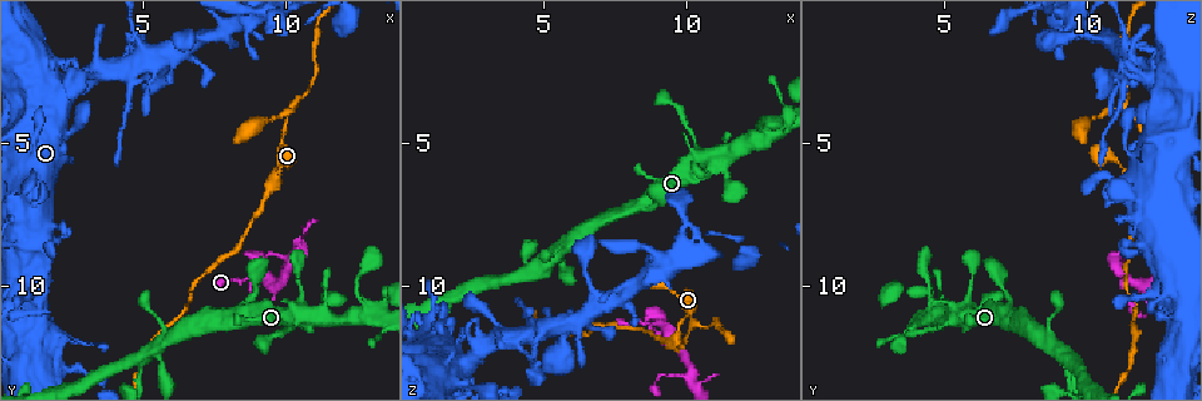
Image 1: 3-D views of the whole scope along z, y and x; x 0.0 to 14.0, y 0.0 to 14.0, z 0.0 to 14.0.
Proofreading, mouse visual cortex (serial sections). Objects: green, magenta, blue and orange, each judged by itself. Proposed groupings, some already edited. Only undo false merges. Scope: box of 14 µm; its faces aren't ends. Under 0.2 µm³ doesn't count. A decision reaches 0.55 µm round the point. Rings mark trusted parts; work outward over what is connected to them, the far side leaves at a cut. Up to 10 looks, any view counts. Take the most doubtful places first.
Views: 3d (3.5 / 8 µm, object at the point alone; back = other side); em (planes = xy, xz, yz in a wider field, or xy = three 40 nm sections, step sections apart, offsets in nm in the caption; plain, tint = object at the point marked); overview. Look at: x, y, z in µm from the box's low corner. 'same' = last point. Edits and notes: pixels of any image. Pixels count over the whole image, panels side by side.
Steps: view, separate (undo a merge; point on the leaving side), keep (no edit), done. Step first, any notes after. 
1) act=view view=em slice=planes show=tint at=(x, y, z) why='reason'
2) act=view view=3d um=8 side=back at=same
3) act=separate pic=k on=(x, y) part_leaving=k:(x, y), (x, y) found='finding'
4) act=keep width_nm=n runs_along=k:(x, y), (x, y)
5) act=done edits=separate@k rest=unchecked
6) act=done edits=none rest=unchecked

act=view view=3d um=3.5 at=(5.0, 12.8, 9.5) why='side arm on a straight run'

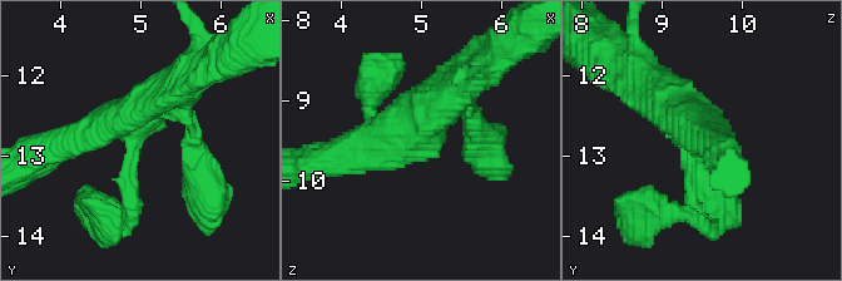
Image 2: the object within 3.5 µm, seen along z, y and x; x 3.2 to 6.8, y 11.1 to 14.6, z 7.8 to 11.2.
act=view view=em slice=xy step=1 show=tint at=(4.95, 12.80, 9.35) why='now the EM'

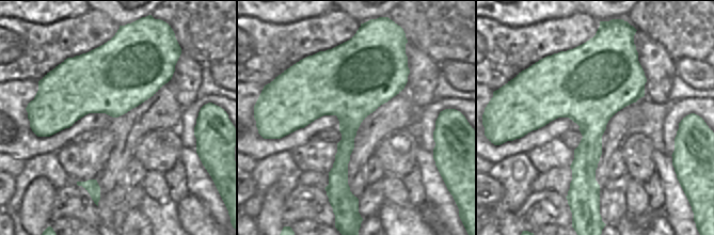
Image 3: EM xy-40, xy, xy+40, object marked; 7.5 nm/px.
act=keep arm_widths_nm=150,400,500 runs_along=2:(464, 82), (410, 131), (333, 156) found='one cell here'

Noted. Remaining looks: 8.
act=view view=3d um=8 at=(5.0, 1.7, 11.5) why='thin arm on a thick one'

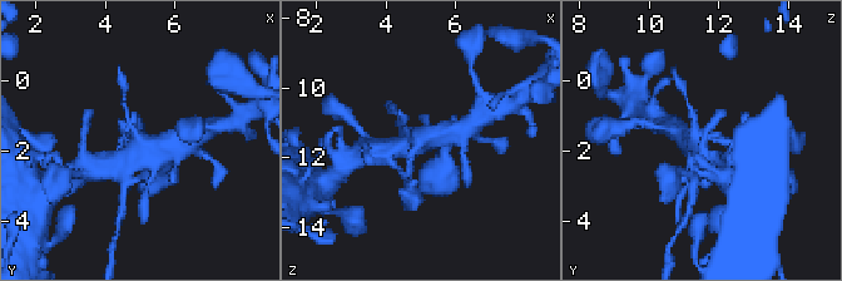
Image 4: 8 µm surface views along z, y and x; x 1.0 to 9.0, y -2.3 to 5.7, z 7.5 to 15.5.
act=view view=em slice=xy step=5 show=tint at=(5.0, 1.7, 11.5)

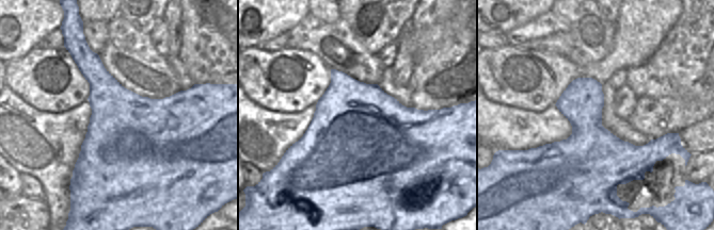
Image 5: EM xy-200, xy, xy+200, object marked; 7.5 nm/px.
act=keep runs_along=4:(113, 166), (178, 142) found='one cell here'

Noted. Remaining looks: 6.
act=view view=3d um=3.5 at=(9.5, 6.1, 11.8) why='arms part here'

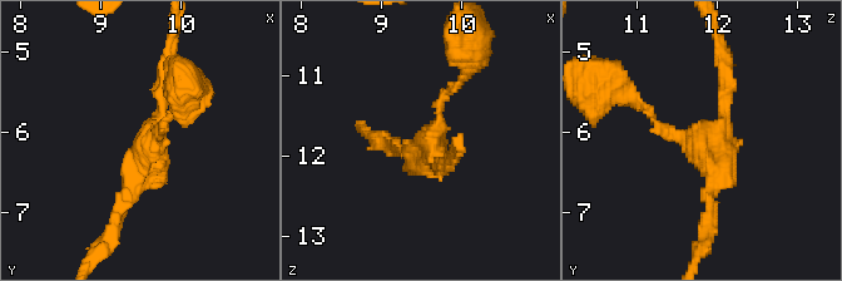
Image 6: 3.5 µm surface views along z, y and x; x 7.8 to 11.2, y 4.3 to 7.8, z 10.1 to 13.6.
act=view view=em slice=xy step=1 show=tint at=(9.60, 6.20, 11.80) arms=3 arm_widths_nm=150,200,200

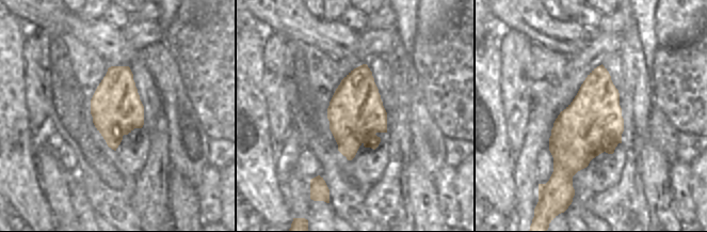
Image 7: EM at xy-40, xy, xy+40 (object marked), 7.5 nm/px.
act=keep runs_along=6:(461, 80), (439, 103), (430, 138), (442, 164) found='one cell here'

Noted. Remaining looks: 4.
act=view view=3d um=3.5 at=(10.1, 3.7, 11.4) why='thin neck'

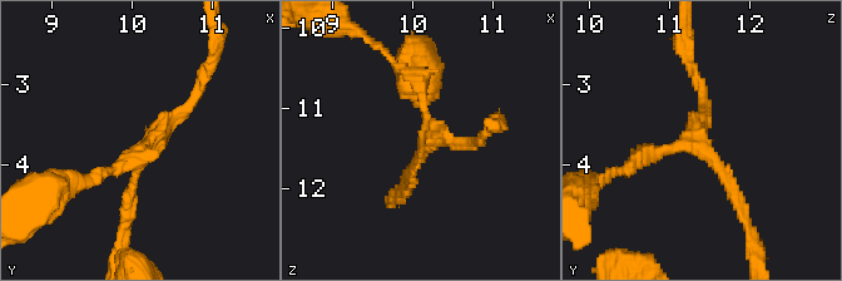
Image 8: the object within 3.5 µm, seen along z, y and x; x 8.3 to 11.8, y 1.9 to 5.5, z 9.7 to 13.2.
act=view view=em slice=planes show=tint at=(10.20, 3.80, 11.40) arms=3 arm_widths_nm=150,150,200 why='need the tissue'

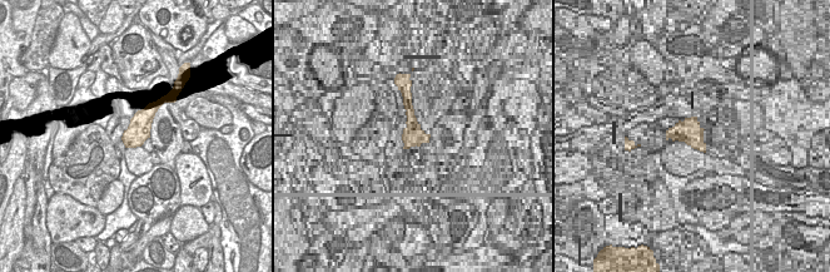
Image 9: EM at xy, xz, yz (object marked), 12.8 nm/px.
act=view view=em slice=xy step=5 show=tint at=same why='another direction'

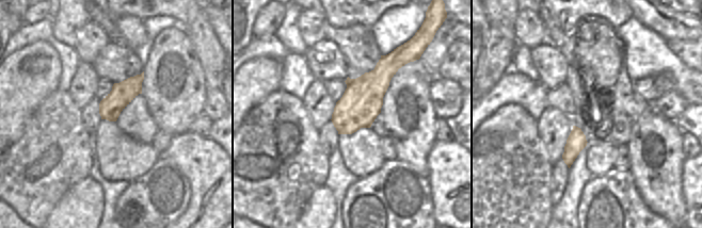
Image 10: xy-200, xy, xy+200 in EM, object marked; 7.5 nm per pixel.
act=keep runs_along=8:(744, 211), (699, 146), (632, 164) found='one cell here'

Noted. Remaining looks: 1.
act=done edits=none rest=unchecked

